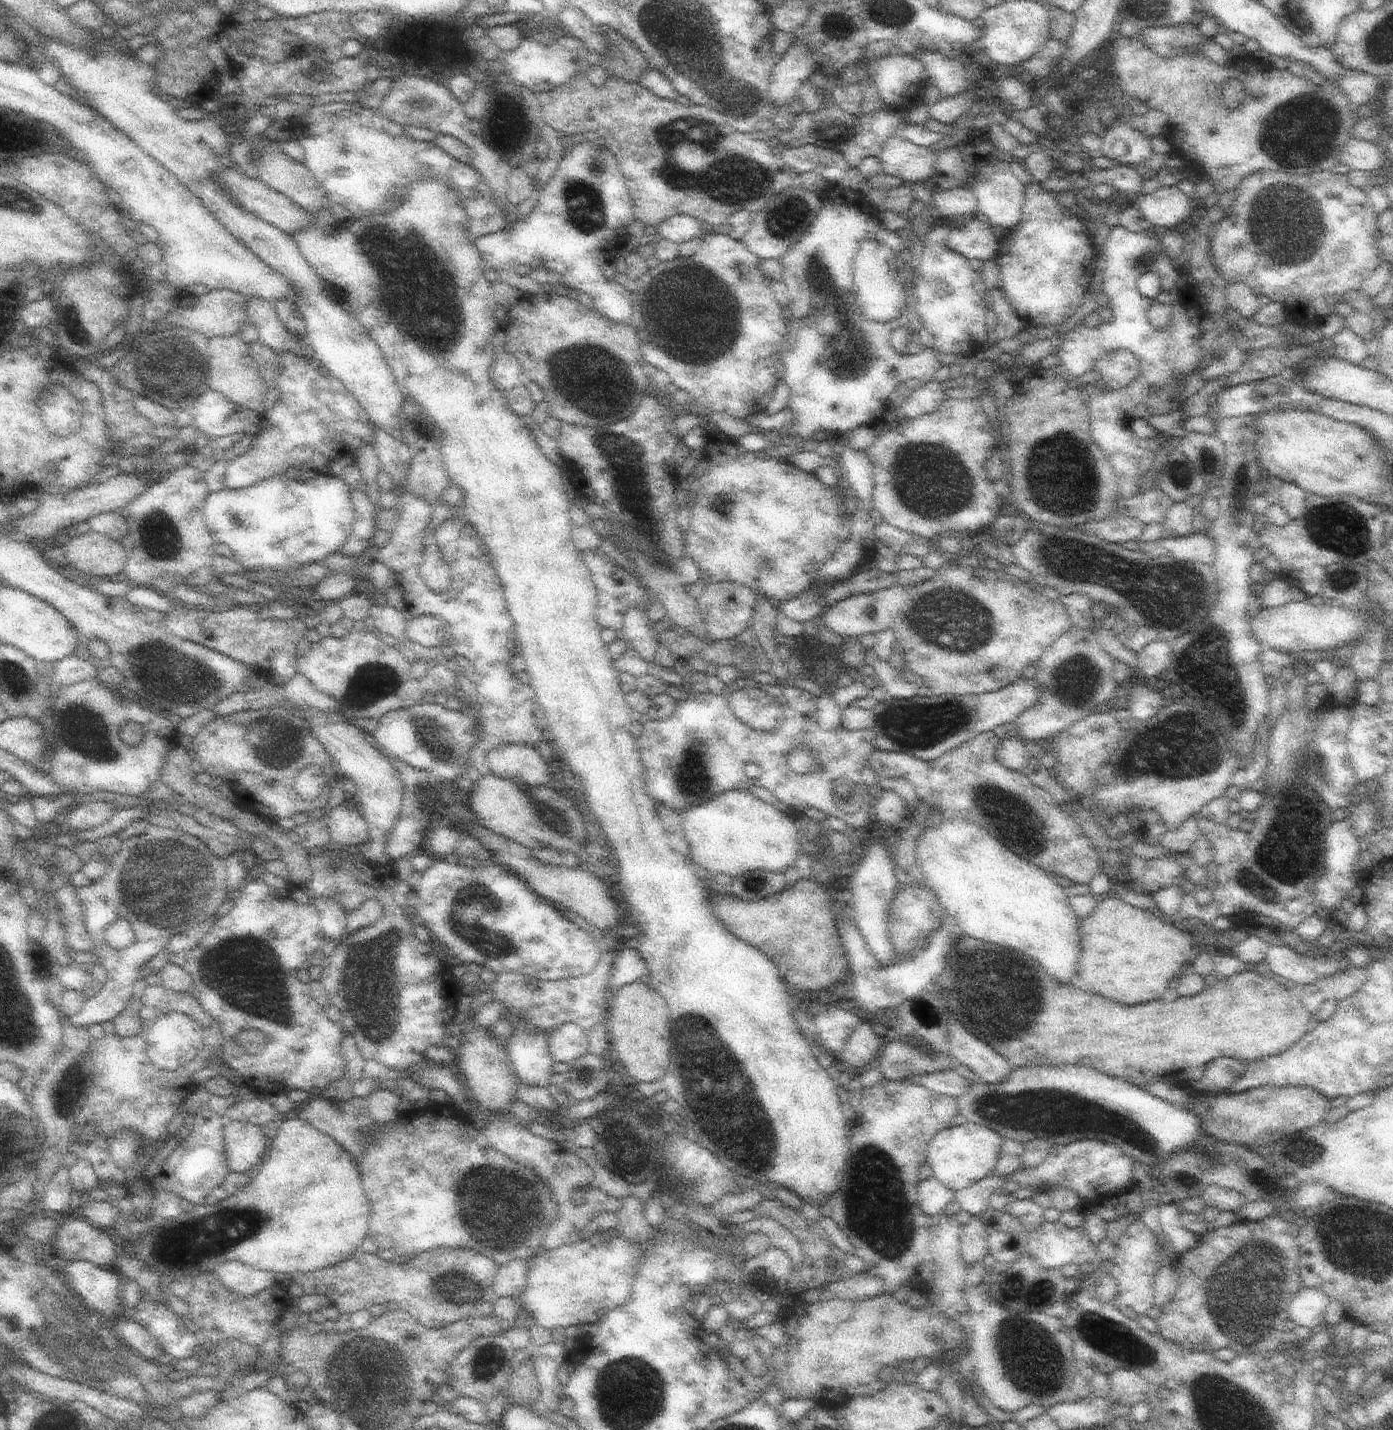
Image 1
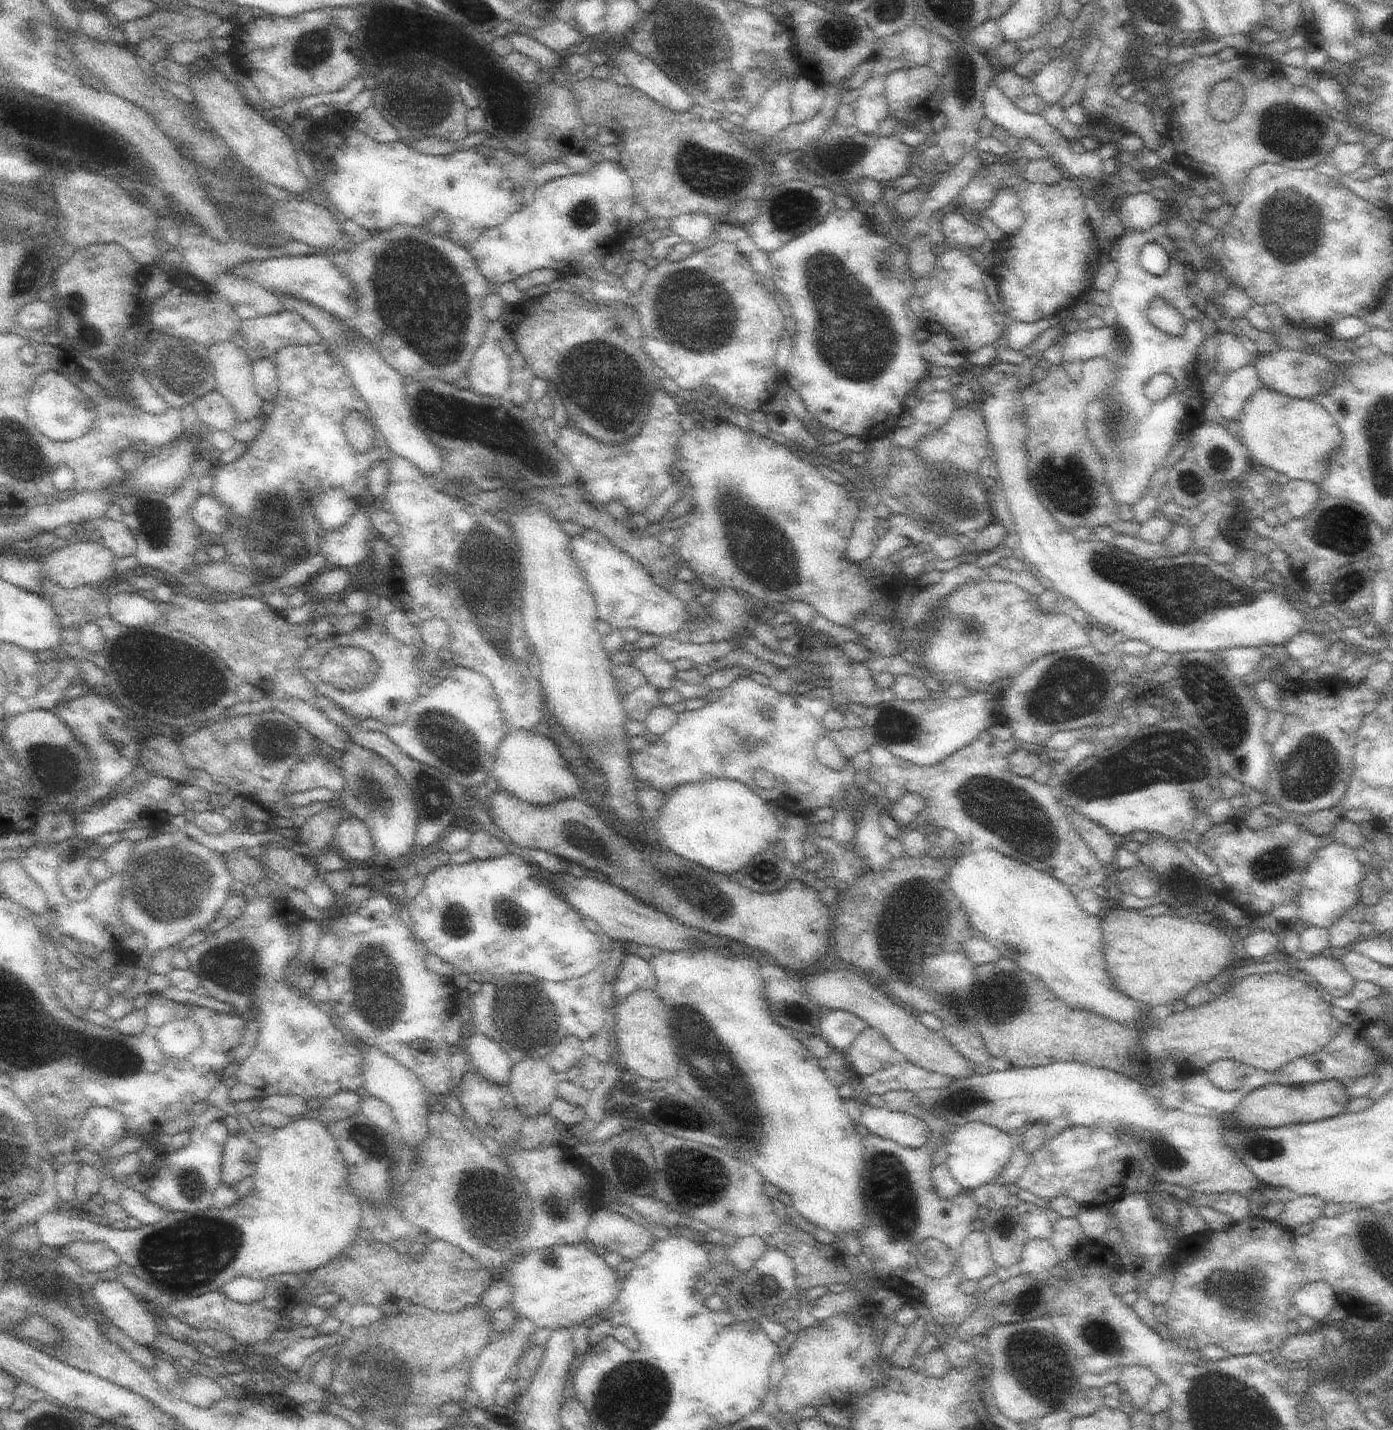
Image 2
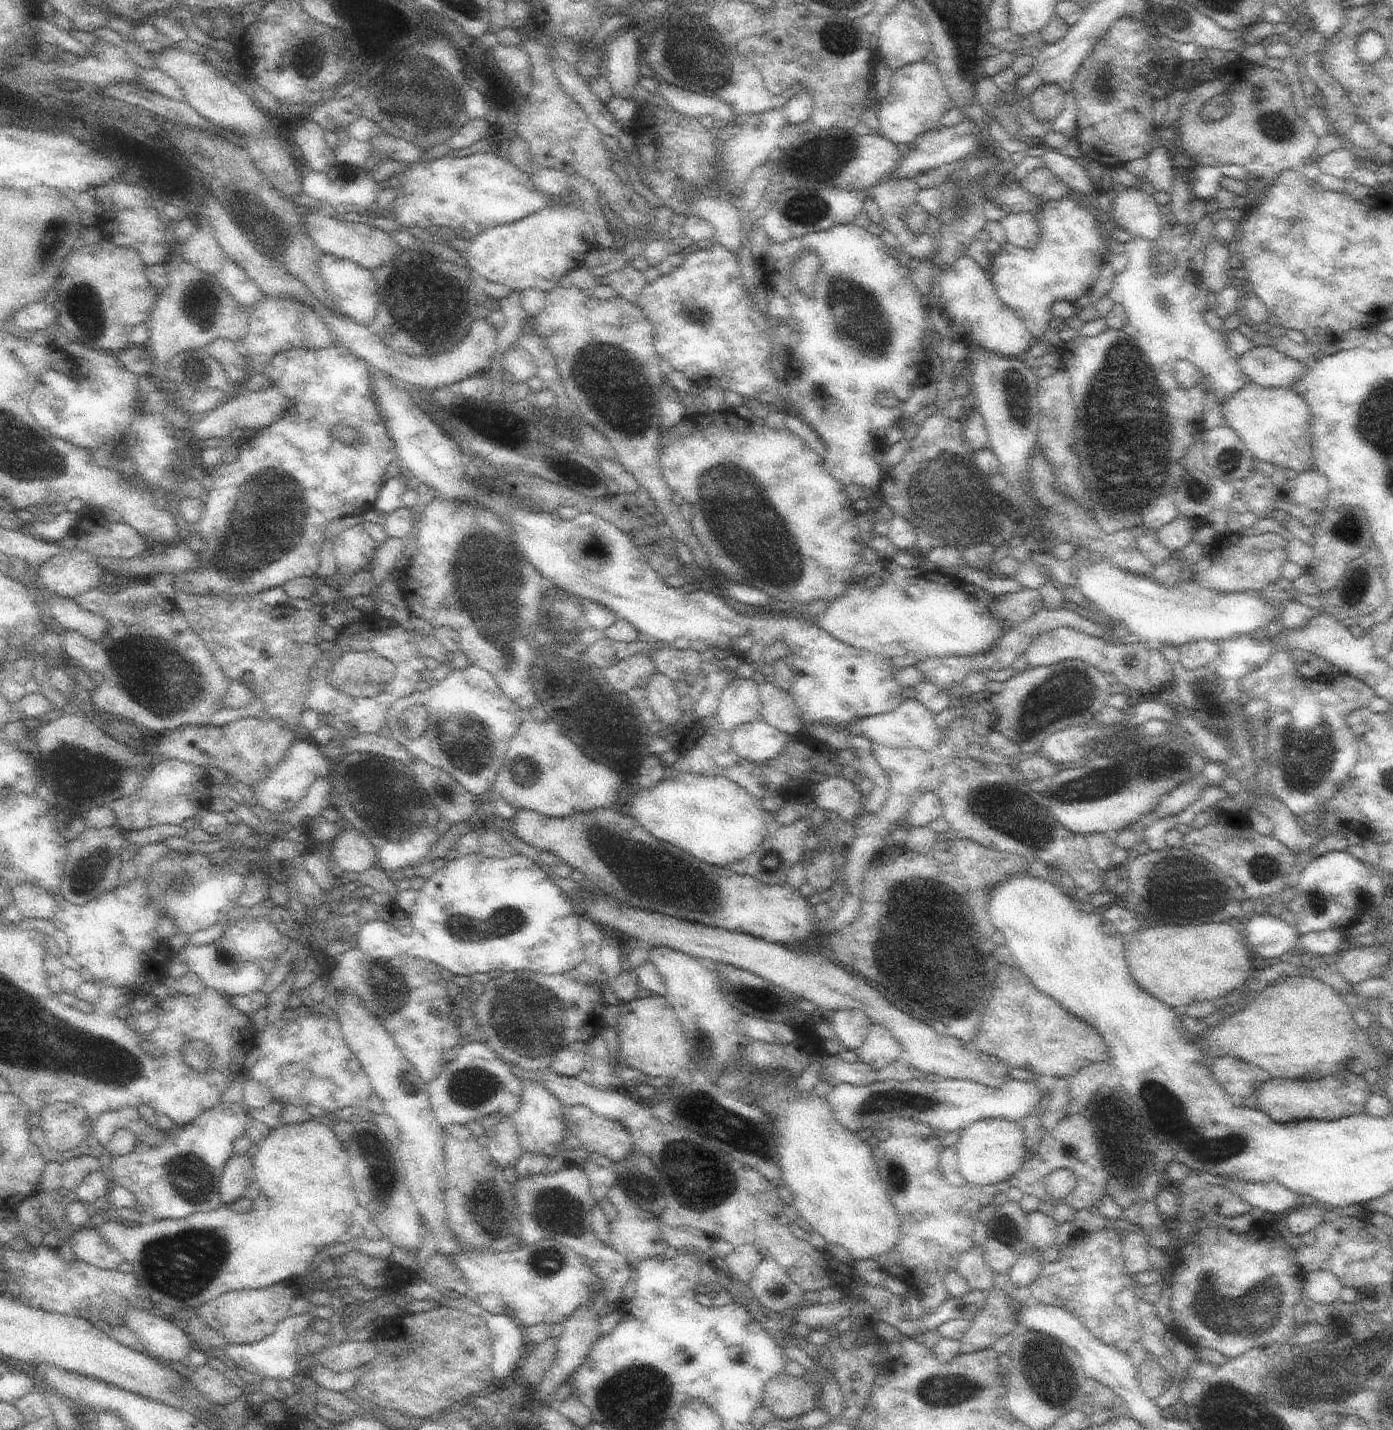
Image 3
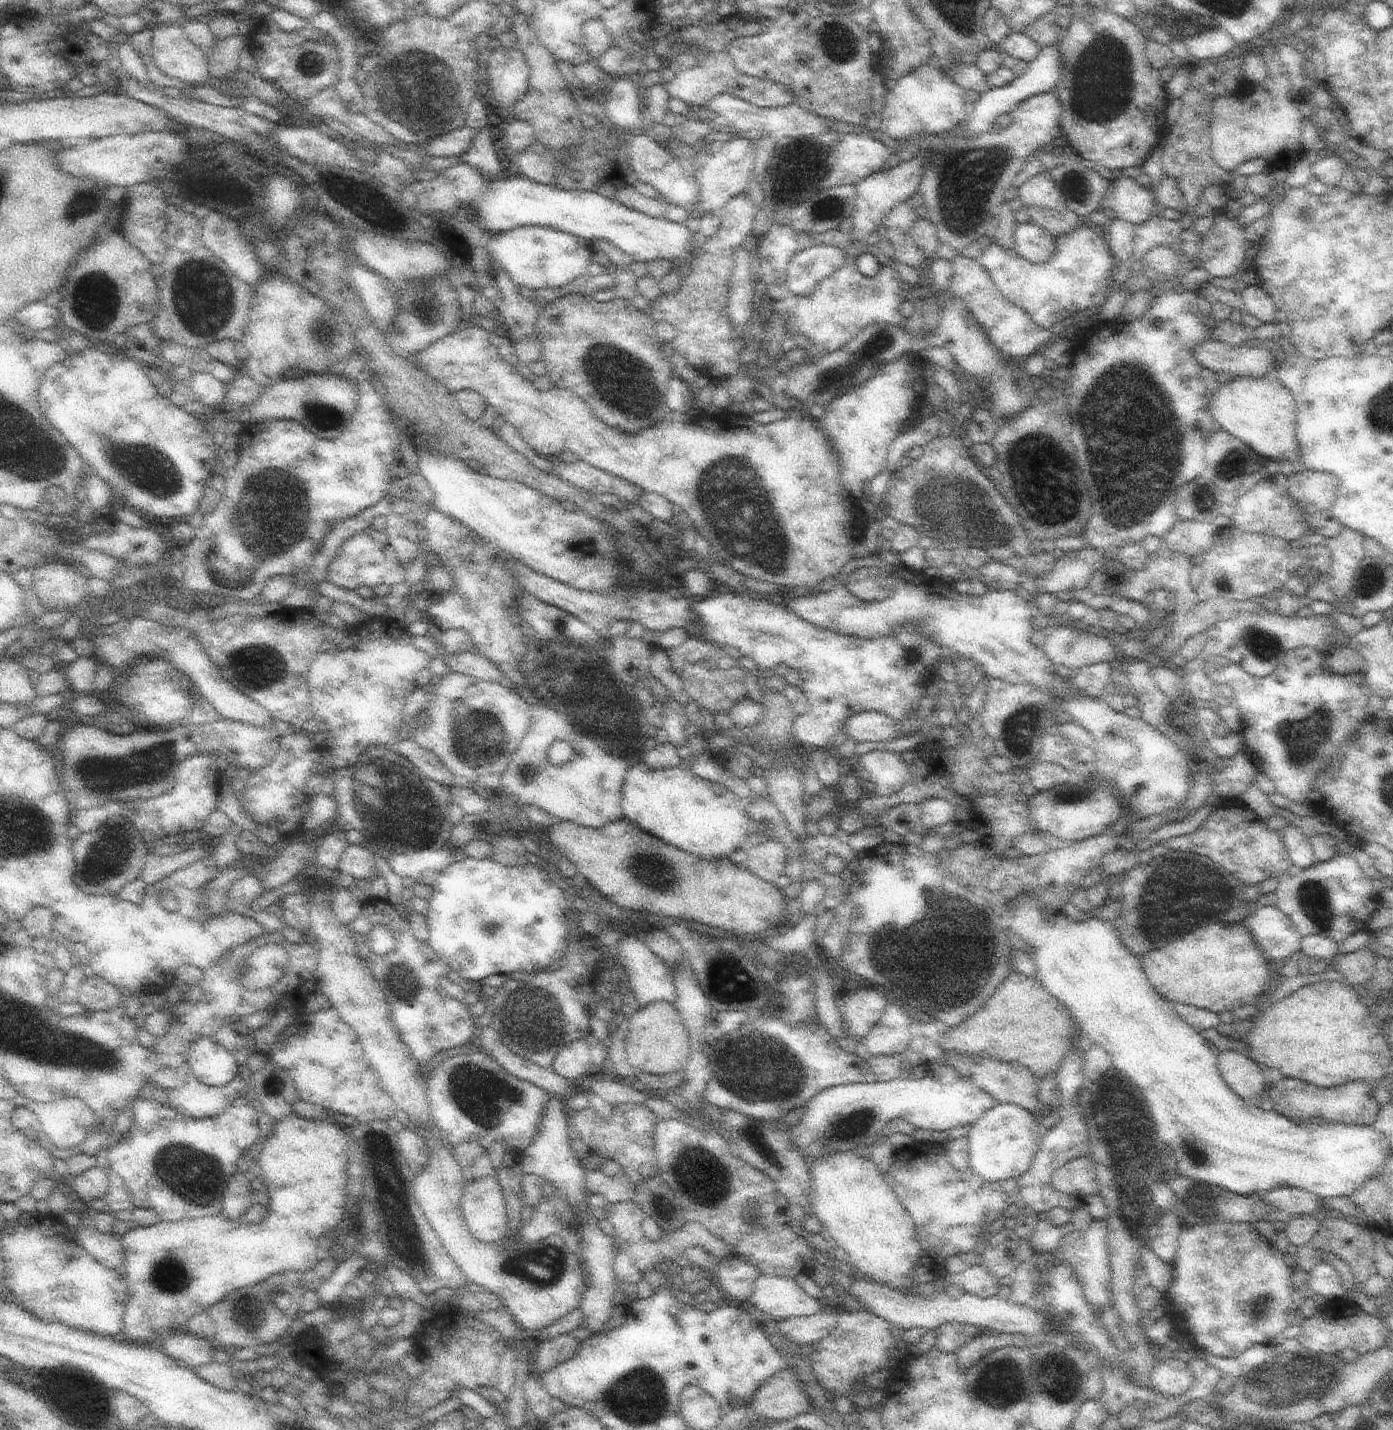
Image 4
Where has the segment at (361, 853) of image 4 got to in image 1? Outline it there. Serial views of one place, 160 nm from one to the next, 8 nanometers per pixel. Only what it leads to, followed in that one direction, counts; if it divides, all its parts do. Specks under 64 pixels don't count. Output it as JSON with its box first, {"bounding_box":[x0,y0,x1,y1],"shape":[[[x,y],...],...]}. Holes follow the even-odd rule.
{"bounding_box":[327,799,371,847],"shape":[[[350,799],[341,806],[328,809],[327,818],[333,842],[343,847],[371,842],[368,824]]]}

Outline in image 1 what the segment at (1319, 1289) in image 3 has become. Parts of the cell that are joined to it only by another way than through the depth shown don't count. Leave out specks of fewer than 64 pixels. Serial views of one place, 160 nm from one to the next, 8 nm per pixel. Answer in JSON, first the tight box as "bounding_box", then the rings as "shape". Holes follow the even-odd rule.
{"bounding_box":[1289,1287,1330,1328],"shape":[[[1303,1287],[1289,1305],[1289,1320],[1296,1326],[1318,1328],[1325,1322],[1330,1298],[1318,1288]]]}

